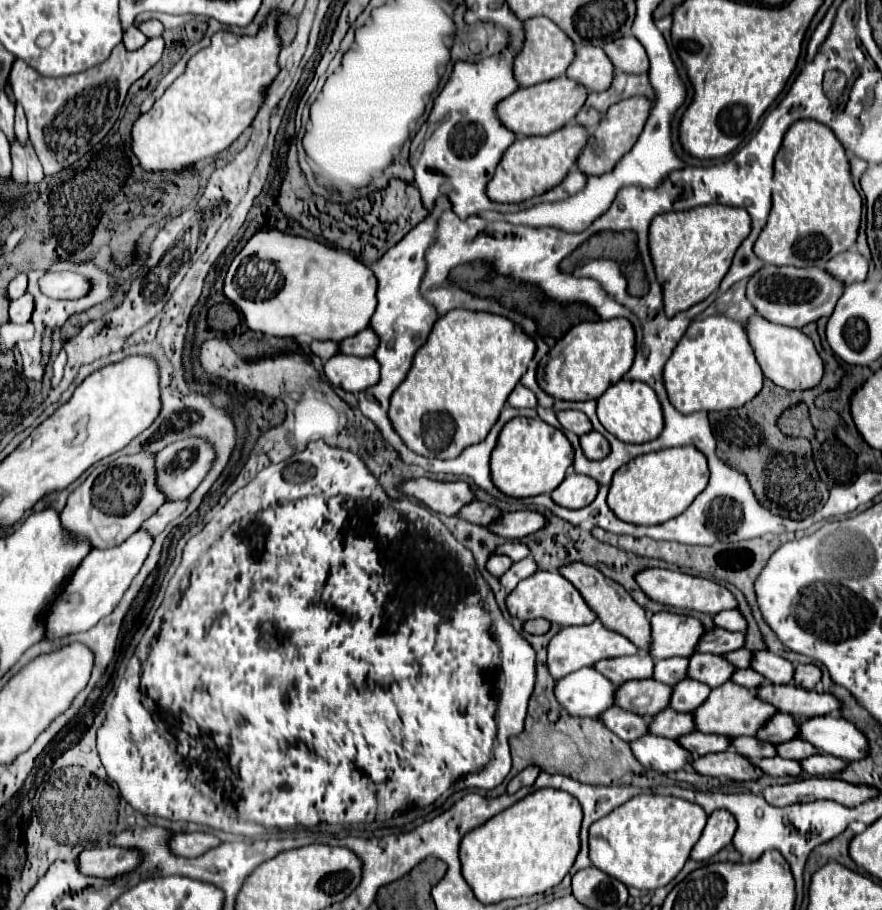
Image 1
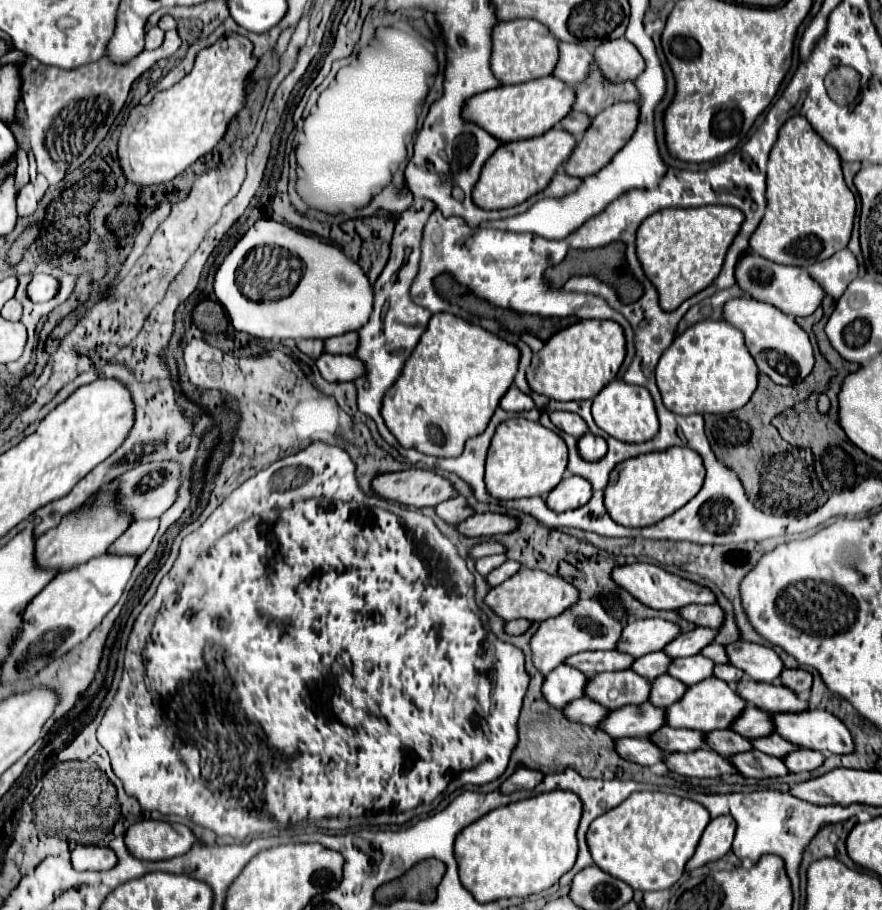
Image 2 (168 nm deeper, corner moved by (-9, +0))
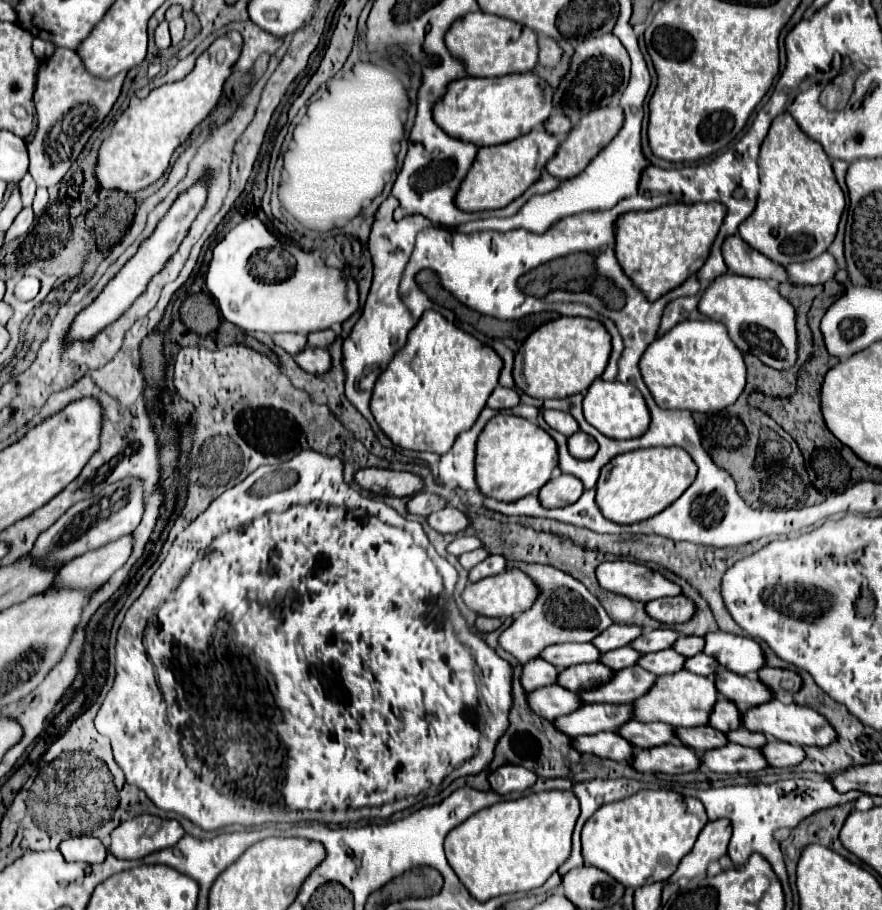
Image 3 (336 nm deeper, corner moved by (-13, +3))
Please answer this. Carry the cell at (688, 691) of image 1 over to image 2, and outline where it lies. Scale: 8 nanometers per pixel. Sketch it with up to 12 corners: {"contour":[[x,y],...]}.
{"contour":[[661,675],[653,681],[651,703],[669,707],[687,691],[685,683]]}

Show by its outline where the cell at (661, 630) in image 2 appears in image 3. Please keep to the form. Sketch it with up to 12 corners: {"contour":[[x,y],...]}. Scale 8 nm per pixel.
{"contour":[[611,624],[591,644],[599,652],[627,646],[639,626]]}

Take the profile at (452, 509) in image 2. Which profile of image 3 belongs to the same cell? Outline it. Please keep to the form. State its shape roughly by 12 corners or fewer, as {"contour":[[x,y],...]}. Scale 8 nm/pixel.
{"contour":[[421,492],[407,502],[409,514],[429,516],[447,506],[441,496]]}

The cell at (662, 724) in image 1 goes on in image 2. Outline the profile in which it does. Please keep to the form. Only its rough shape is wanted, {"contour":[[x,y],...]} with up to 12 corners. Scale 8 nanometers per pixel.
{"contour":[[651,703],[615,709],[599,725],[611,737],[649,737],[665,727]]}

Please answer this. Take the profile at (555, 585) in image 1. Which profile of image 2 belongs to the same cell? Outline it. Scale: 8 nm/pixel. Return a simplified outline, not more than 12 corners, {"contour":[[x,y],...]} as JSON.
{"contour":[[521,569],[485,603],[503,619],[547,621],[579,601],[559,575]]}

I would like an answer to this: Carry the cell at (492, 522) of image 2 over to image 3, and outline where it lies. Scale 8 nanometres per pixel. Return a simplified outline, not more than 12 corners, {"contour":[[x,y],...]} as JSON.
{"contour":[[447,506],[429,514],[427,524],[437,532],[457,534],[469,518]]}

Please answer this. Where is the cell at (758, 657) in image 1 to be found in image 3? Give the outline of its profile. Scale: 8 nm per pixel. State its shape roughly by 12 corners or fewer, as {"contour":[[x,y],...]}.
{"contour":[[717,630],[703,636],[703,654],[735,674],[765,666],[753,638]]}

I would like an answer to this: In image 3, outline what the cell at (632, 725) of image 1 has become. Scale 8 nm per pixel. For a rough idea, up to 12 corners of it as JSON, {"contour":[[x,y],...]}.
{"contour":[[557,684],[525,696],[531,712],[551,722],[583,706]]}

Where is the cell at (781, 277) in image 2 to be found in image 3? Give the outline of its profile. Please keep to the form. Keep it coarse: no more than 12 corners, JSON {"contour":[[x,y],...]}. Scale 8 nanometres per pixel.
{"contour":[[739,234],[721,246],[727,268],[741,276],[787,282],[783,266],[755,252]]}

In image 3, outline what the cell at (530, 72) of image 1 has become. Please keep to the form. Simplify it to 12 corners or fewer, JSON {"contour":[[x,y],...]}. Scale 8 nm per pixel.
{"contour":[[473,12],[445,44],[469,76],[529,72],[537,34],[519,22]]}

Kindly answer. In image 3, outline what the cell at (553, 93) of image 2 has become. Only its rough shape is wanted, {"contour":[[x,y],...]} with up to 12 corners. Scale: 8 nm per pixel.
{"contour":[[533,72],[453,80],[433,120],[493,146],[541,126]]}

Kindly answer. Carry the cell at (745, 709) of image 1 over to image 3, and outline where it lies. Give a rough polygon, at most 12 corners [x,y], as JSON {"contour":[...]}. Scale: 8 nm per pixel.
{"contour":[[687,670],[657,676],[631,718],[703,726],[717,688]]}

